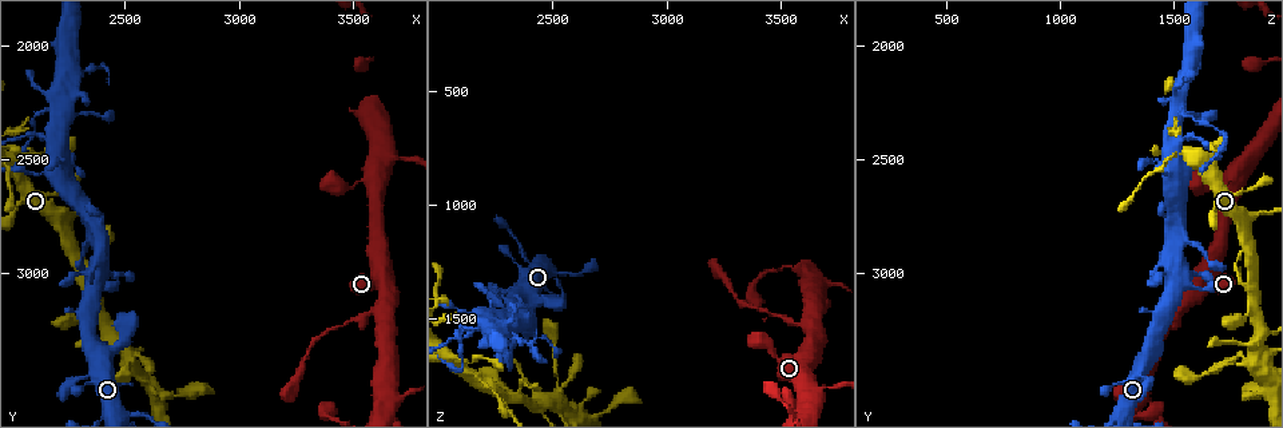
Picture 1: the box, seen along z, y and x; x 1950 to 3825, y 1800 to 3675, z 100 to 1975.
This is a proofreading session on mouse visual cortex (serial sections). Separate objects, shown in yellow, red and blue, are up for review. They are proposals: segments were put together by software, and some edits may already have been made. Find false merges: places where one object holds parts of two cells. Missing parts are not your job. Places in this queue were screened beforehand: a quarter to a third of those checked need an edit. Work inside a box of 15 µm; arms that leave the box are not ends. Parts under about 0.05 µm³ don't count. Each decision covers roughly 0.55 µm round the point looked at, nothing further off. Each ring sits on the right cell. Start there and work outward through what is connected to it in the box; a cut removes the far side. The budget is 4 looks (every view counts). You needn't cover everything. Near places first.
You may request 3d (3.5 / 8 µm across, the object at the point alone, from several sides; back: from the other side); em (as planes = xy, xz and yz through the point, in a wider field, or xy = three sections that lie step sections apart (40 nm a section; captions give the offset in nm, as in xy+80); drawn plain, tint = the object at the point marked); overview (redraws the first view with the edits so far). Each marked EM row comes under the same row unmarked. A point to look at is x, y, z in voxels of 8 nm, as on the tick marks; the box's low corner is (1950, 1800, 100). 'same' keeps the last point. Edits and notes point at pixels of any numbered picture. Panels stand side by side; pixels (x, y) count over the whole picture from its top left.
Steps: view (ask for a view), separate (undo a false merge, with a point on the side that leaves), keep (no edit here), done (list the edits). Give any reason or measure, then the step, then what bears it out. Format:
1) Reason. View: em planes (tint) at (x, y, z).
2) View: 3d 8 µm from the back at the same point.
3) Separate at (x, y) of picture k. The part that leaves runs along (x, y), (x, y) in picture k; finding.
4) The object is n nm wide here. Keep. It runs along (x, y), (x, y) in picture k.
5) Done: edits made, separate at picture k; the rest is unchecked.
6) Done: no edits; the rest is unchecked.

Thick turns thin. View: 3d 3.5 µm at (2200, 2260, 1510).

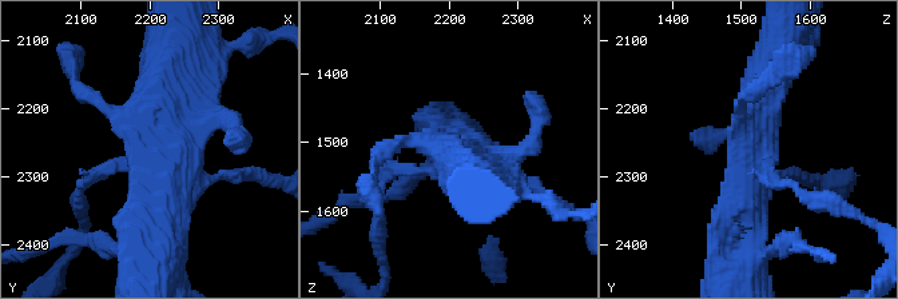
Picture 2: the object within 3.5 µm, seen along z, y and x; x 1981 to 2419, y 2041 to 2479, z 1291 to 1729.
Shape alone is not enough. View: em xy step 2 (tint) at (2215, 2260, 1520).

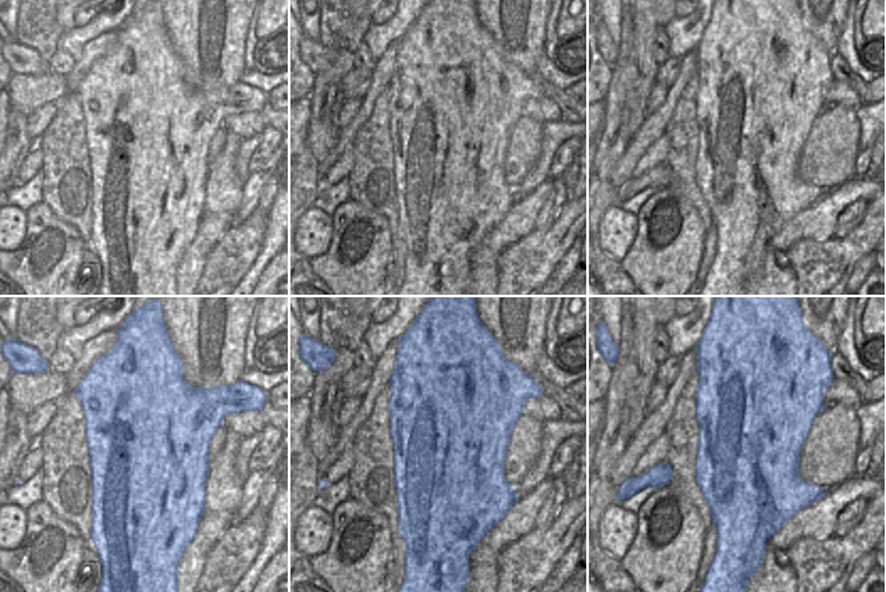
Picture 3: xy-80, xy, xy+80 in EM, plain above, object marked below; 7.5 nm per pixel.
Another direction. View: em xy step 1 (tint) at the same point.

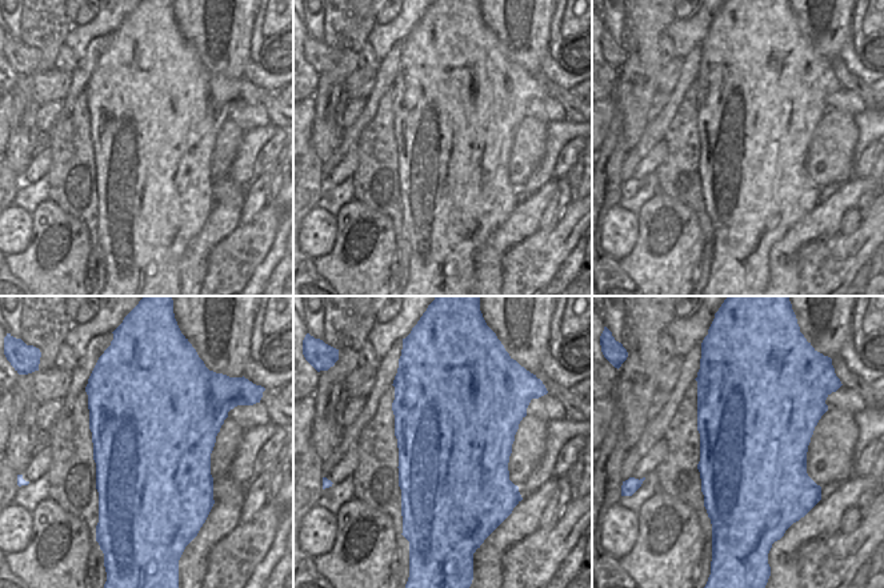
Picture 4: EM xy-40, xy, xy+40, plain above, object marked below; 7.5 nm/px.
The object is 900 nm wide here. Keep. It runs along (739, 259), (767, 83) in picture 2; all the same cell.

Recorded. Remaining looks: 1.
Sharp bend. View: 3d 3.5 µm at (2090, 2380, 1710).

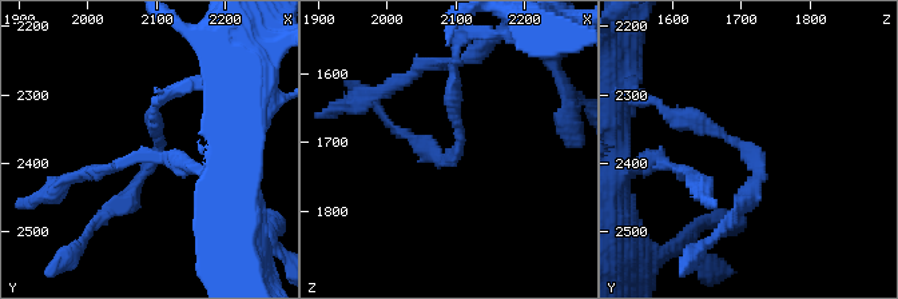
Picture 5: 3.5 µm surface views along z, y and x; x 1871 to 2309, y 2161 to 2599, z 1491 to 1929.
Keep. One cell here.

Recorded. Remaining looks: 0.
Done: no edits; the rest is unchecked.

